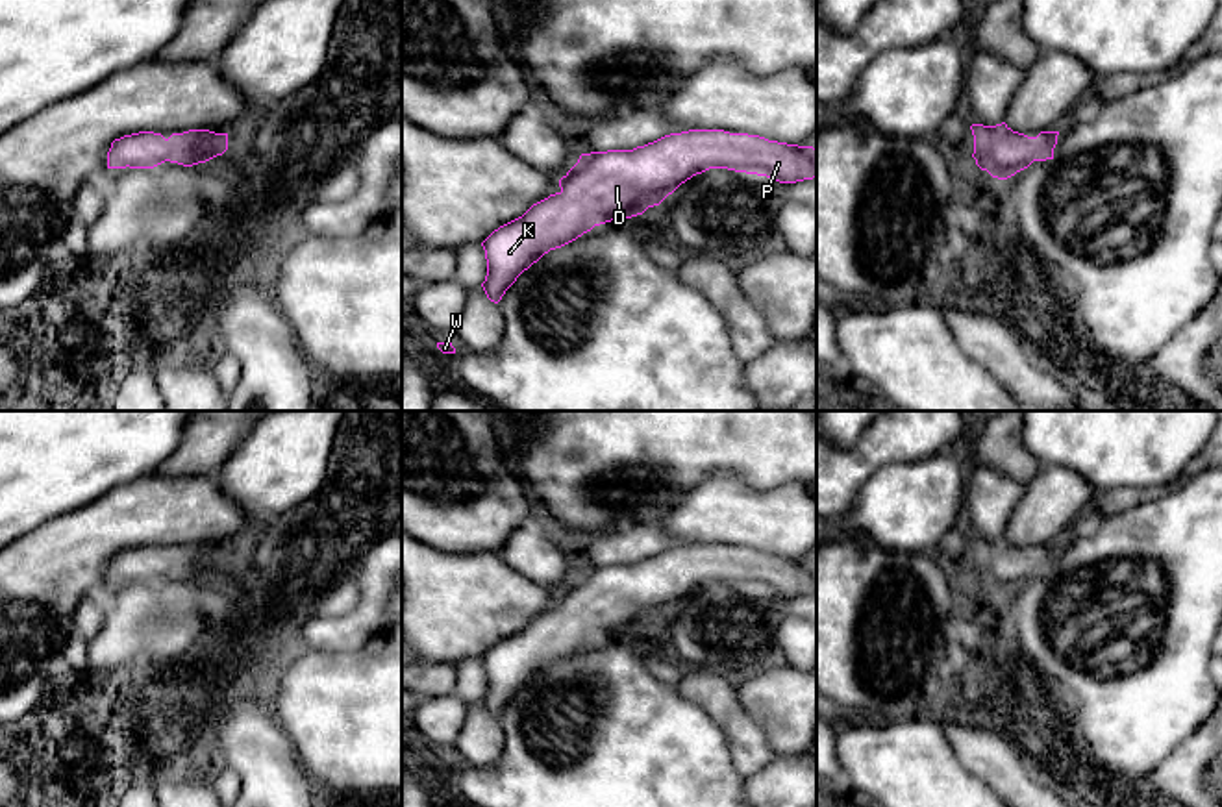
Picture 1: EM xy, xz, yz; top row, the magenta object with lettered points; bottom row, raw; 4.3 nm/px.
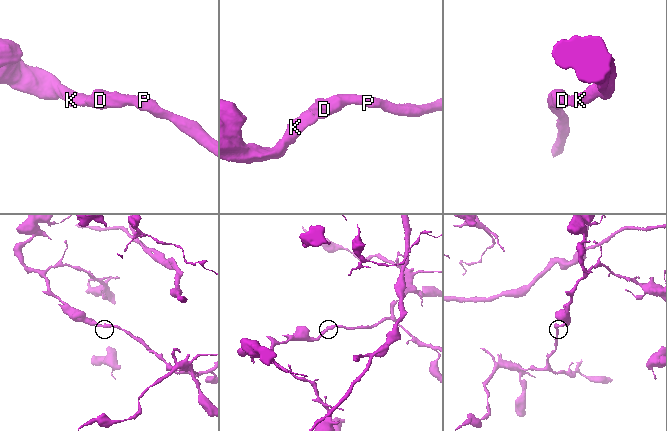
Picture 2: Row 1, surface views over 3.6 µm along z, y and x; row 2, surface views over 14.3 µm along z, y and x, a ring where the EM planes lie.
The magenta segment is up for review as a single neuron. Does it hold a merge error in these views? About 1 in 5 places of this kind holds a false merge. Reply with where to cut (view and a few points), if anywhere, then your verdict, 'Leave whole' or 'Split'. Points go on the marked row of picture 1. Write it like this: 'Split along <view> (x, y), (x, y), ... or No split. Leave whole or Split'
No split. Leave whole

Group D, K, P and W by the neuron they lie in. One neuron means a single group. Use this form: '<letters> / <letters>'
D K P W

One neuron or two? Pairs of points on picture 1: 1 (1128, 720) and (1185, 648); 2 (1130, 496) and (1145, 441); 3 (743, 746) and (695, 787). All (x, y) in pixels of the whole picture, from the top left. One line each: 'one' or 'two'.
1: one
2: two
3: two

